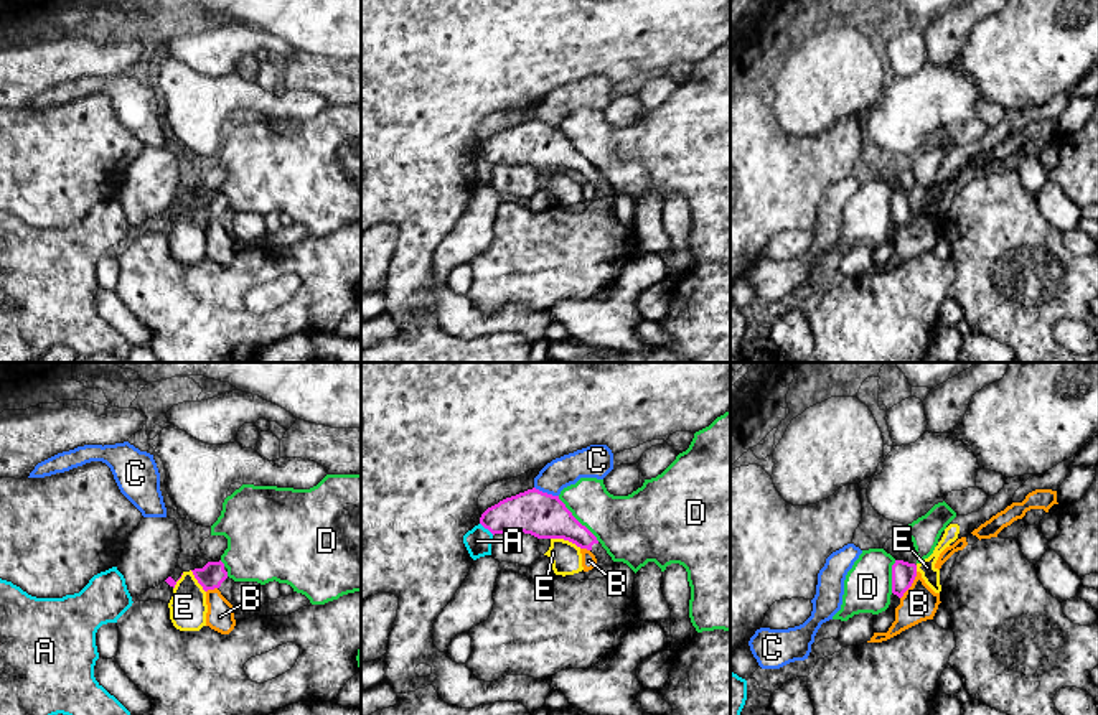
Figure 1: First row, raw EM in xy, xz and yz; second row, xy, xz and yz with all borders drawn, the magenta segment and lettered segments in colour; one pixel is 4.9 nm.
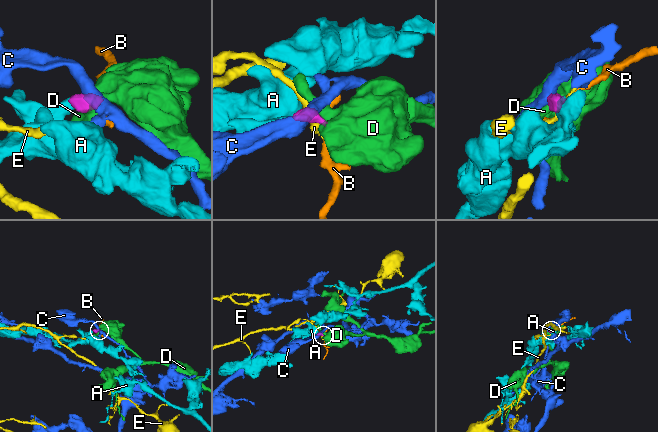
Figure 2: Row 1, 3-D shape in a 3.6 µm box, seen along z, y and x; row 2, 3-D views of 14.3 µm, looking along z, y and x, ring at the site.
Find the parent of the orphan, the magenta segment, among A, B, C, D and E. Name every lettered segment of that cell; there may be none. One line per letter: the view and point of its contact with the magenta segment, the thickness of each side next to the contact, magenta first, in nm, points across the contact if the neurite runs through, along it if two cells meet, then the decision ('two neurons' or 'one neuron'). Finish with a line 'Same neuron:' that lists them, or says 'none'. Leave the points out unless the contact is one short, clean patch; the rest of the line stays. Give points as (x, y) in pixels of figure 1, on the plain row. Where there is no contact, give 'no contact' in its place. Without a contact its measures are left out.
A: meets magenta in xz at (487, 158); 220 nm thick on the magenta side, 130 nm on the other; border along xz (480, 154), (493, 165); two neurons
B: meets magenta in yz at (910, 216); 120 nm thick on the magenta side, 180 nm on the other; border along yz (917, 203), (912, 216), (900, 229); two neurons
C: meets magenta in xz at (546, 124); 220 nm thick on the magenta side, 150 nm on the other; border along xz (534, 117), (558, 127); two neurons
D: meets magenta in xz at (576, 150); 220 nm thick on the magenta side, 300 nm on the other; border along xz (558, 127), (599, 172); two neurons
E: meets magenta in xz at (566, 170); 220 nm thick on the magenta side, 150 nm on the other; border along xz (551, 168), (561, 168), (581, 178); two neurons
Same neuron: none

